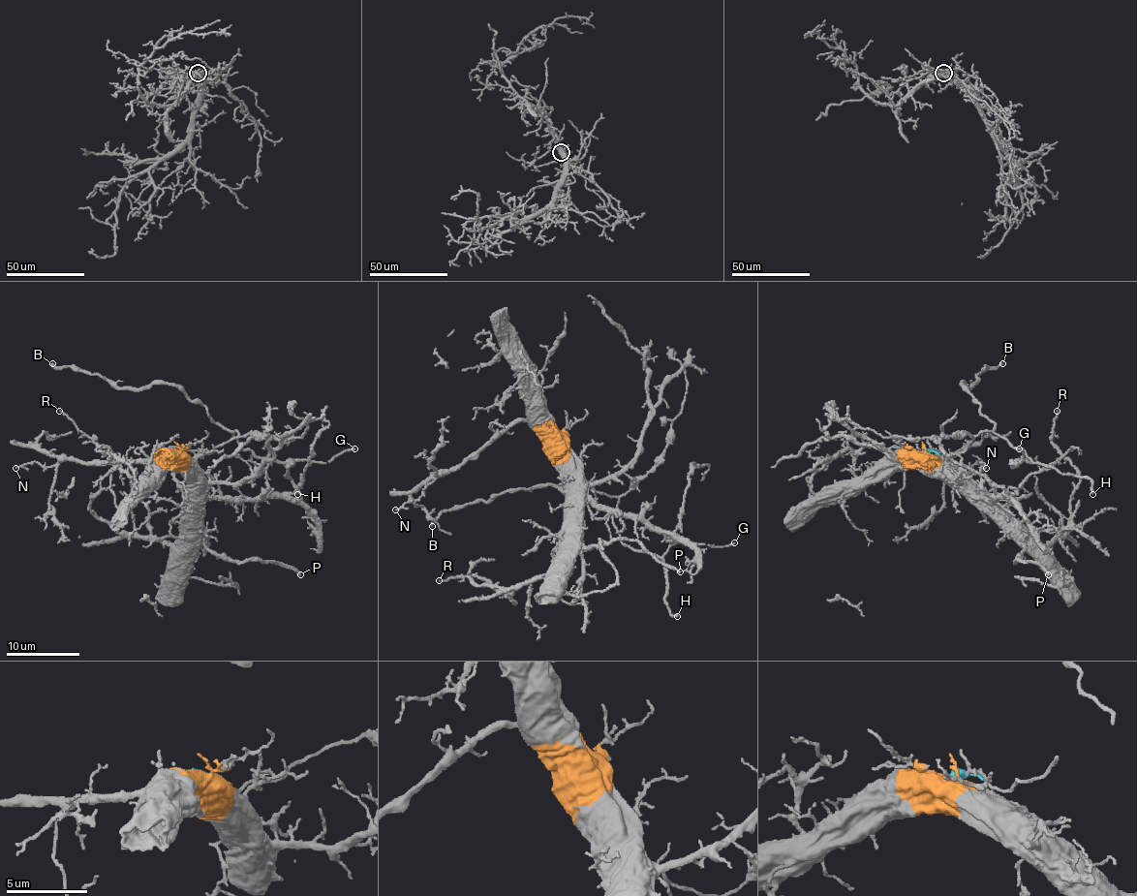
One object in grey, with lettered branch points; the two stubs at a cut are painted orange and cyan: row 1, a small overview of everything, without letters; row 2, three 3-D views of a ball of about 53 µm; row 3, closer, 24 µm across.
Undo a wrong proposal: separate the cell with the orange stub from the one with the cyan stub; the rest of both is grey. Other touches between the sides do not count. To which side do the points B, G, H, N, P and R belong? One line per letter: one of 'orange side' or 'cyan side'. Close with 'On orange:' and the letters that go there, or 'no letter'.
B: cyan side
G: cyan side
H: cyan side
N: orange side
P: orange side
R: orange side
On orange: N, P, R

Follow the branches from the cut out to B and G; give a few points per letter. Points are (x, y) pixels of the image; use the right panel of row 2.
B: (920, 453), (961, 453), (971, 439), (990, 430), (994, 424), (961, 385), (970, 387), (987, 366), (1003, 364)
G: (920, 453), (961, 453), (981, 432), (999, 434), (1032, 461), (1018, 459), (1021, 463), (1020, 448)

